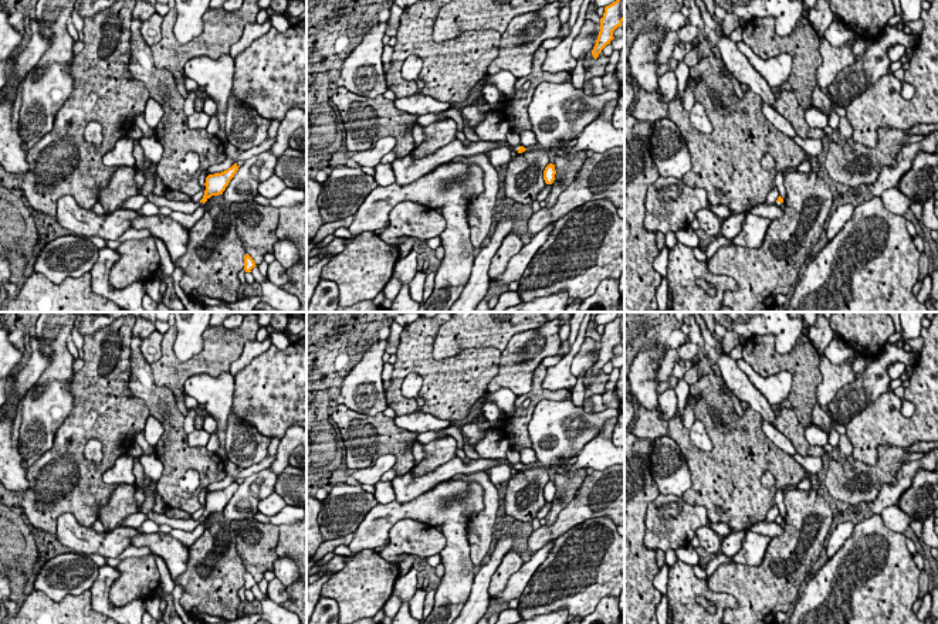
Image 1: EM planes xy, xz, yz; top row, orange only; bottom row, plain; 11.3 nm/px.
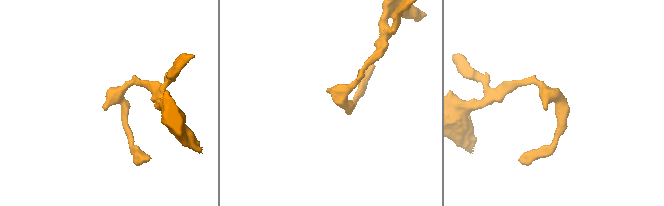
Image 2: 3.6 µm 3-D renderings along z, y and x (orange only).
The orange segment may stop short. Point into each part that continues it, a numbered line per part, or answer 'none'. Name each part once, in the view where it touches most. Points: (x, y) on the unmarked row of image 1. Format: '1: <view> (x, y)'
1: xz (407, 487)

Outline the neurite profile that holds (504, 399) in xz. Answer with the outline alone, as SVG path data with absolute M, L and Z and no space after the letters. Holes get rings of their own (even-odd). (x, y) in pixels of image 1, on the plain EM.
M500 389L497 391L492 393L487 393L485 394L485 403L495 403L498 406L500 410L507 411L508 417L514 413L514 406L517 401L517 394L514 394L509 389Z

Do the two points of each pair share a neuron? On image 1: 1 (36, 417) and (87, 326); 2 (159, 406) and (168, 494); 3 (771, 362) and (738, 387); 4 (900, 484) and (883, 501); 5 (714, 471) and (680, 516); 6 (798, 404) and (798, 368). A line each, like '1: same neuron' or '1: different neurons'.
1: different neurons
2: same neuron
3: different neurons
4: same neuron
5: different neurons
6: same neuron

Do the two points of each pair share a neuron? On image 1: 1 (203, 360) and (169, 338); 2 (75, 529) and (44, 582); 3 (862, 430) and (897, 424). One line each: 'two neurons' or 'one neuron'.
1: one neuron
2: two neurons
3: one neuron

